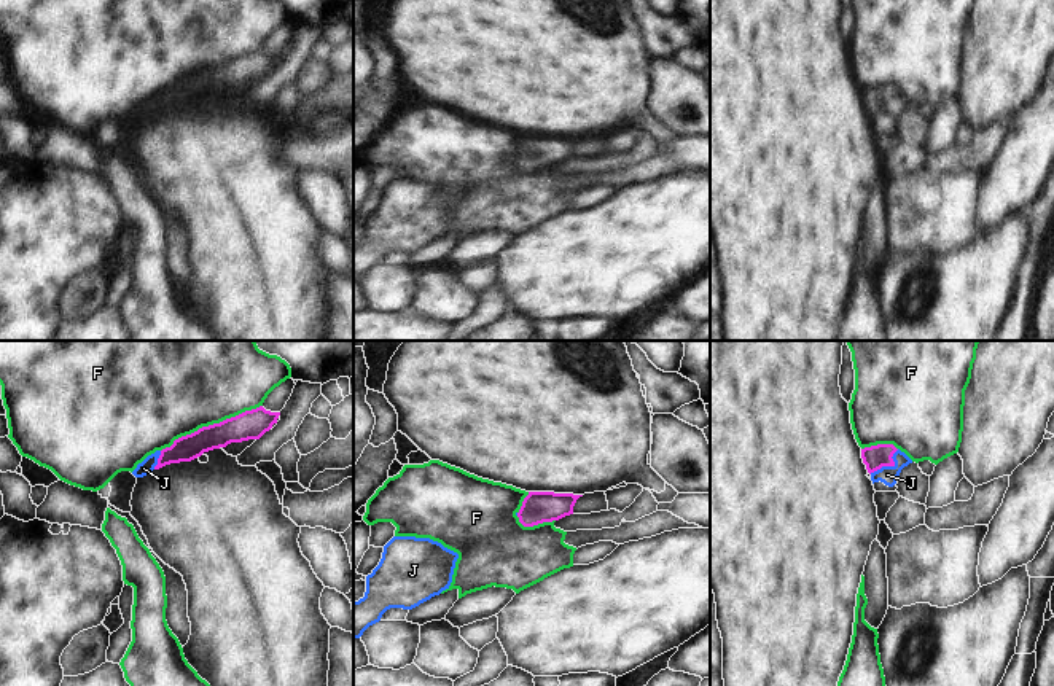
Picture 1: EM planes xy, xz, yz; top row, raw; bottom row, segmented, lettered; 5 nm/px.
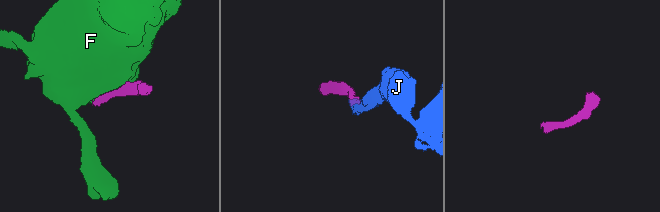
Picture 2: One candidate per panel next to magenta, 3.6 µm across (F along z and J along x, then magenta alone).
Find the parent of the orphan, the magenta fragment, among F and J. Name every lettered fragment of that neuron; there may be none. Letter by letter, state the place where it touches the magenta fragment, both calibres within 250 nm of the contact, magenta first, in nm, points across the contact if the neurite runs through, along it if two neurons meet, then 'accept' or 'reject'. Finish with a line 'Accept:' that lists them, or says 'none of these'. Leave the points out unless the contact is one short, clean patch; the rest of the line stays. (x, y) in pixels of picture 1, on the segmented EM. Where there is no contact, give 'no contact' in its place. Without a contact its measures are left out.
F: contact xy (210, 425); calibres 150 and 500 nm; reject
J: contact yz (889, 465); calibres 120 and 90 nm; way yz (874, 457), (889, 465), (887, 475); accept
Accept: J

